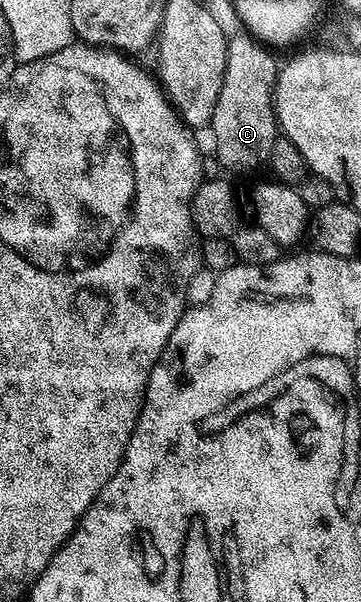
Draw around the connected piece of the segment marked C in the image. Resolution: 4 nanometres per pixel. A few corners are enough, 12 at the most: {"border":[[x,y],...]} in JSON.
{"border":[[229,36],[211,125],[233,172],[268,161],[279,60]]}

